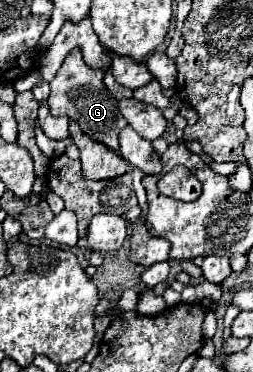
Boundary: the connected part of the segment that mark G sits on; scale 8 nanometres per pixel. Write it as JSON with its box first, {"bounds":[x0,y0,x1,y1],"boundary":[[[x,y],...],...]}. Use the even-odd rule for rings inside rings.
{"bounds":[49,50,127,150],"boundary":[[[73,50],[57,76],[51,80],[51,94],[49,94],[49,112],[53,116],[69,116],[69,120],[75,120],[81,130],[91,136],[95,142],[105,144],[109,150],[119,150],[119,132],[127,126],[127,120],[119,112],[119,102],[111,96],[111,92],[105,92],[103,84],[105,70],[91,70],[79,50]]]}

